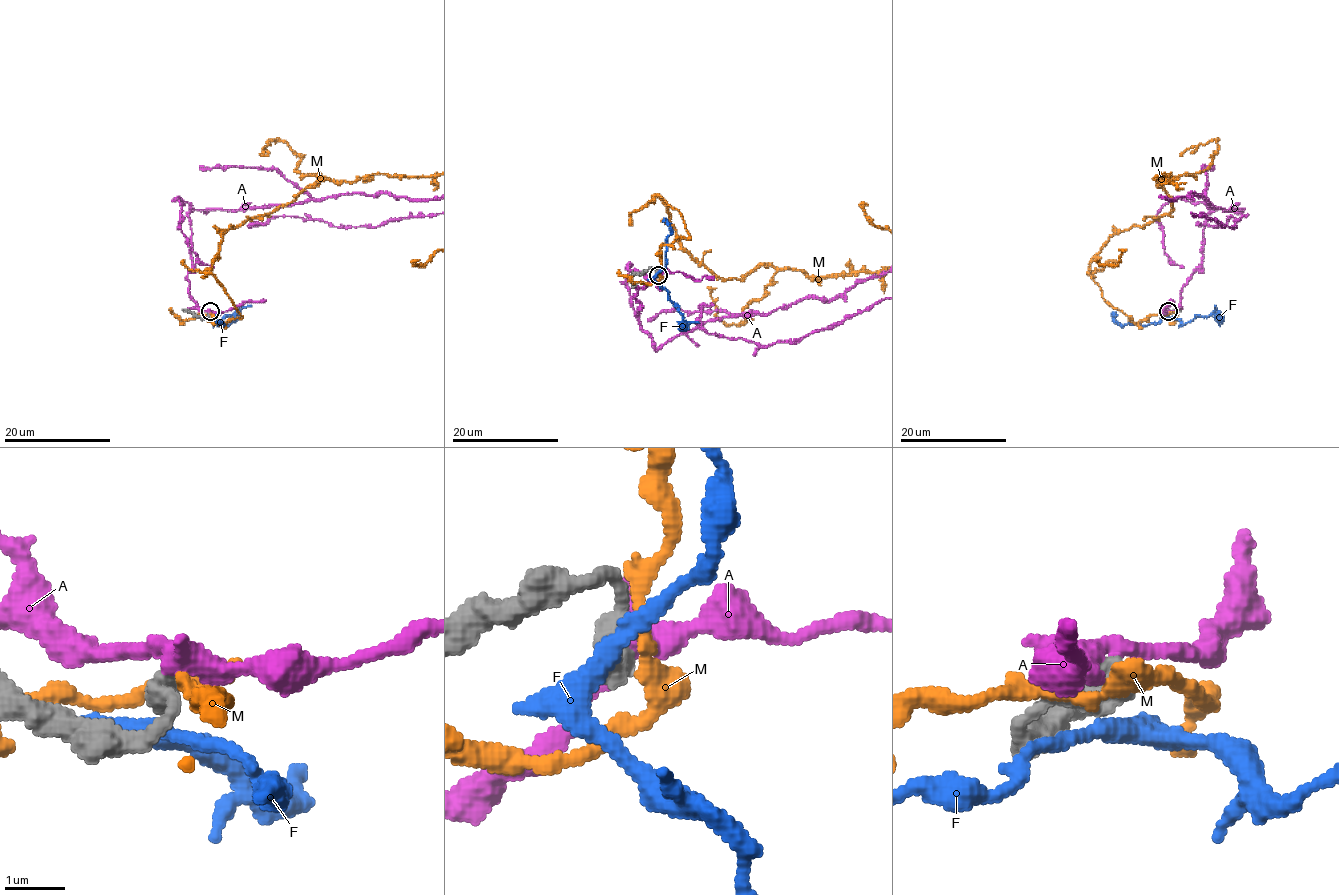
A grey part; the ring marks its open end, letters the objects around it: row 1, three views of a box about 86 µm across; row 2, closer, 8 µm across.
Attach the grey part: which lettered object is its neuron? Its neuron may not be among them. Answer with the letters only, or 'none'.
none

